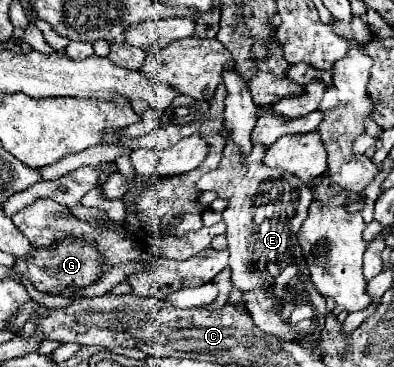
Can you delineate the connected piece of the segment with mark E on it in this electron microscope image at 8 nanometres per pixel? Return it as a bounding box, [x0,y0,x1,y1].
[216,125,326,351]

